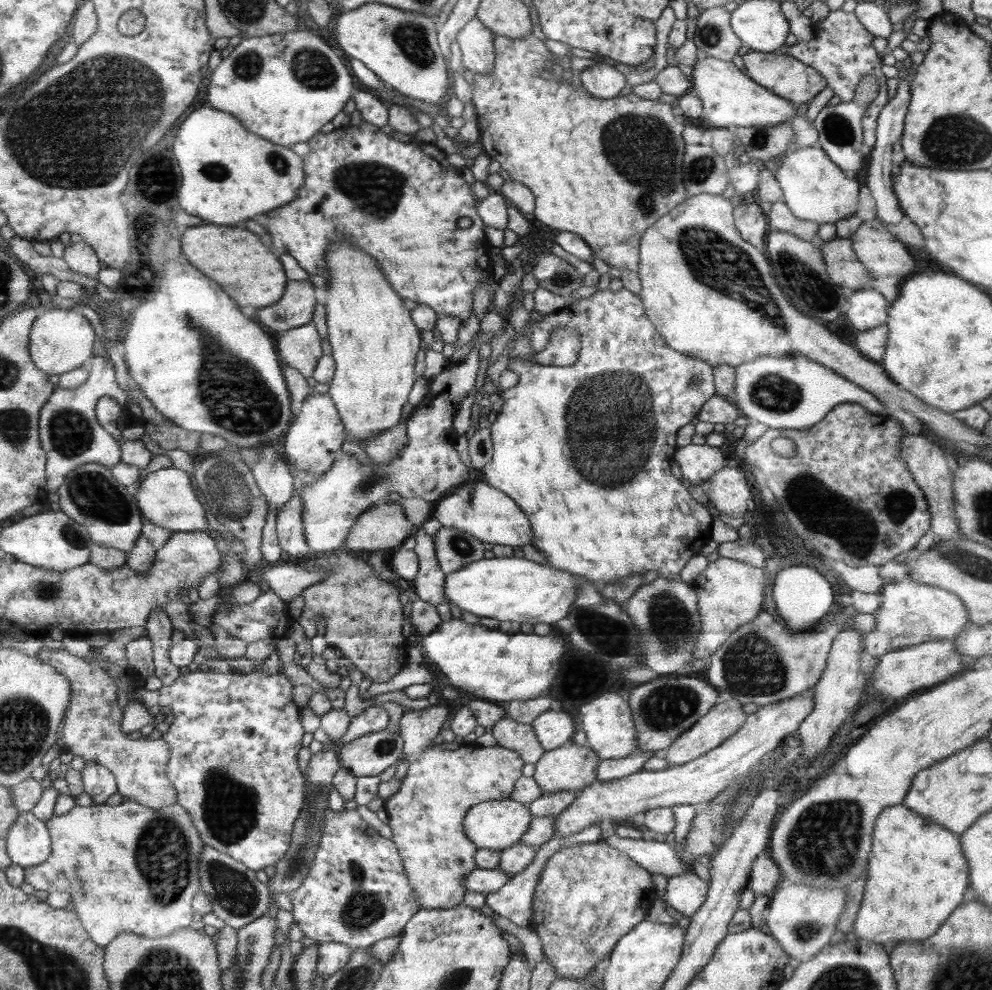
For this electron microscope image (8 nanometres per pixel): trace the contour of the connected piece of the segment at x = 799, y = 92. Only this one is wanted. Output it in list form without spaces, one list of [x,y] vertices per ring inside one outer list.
[[[750,49],[742,57],[746,67],[746,74],[756,84],[760,84],[770,92],[776,93],[776,96],[789,100],[802,108],[805,108],[821,90],[827,87],[826,79],[820,72],[800,62],[790,54],[783,55],[781,52],[776,51],[760,52]]]

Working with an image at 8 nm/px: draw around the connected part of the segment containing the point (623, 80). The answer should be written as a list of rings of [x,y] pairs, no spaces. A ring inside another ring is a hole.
[[[599,62],[584,68],[580,80],[586,91],[600,99],[617,97],[620,90],[628,86],[627,77],[622,72],[613,66]]]

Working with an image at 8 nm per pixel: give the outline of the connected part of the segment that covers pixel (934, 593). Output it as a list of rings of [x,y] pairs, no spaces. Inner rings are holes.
[[[906,578],[900,584],[888,584],[880,593],[880,608],[875,613],[876,626],[872,632],[864,633],[861,642],[863,654],[878,658],[887,652],[928,641],[952,641],[971,622],[959,596],[943,588]]]

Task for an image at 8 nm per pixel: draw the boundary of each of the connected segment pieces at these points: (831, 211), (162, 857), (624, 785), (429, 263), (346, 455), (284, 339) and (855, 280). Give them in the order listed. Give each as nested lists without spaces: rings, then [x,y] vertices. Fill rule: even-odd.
[[[810,146],[790,151],[774,176],[783,191],[783,202],[798,219],[816,225],[835,224],[856,215],[858,211],[858,181],[848,178],[820,147]]]
[[[135,801],[118,806],[69,805],[62,816],[53,816],[45,825],[51,836],[50,856],[36,866],[24,869],[24,880],[35,890],[67,892],[84,930],[98,945],[105,947],[120,933],[160,938],[192,924],[192,901],[201,890],[199,862],[203,840],[180,804],[152,810]]]
[[[814,687],[790,699],[783,699],[759,708],[755,714],[747,716],[745,723],[720,747],[696,757],[680,766],[664,770],[640,770],[624,778],[592,784],[577,791],[574,802],[566,811],[558,815],[553,836],[566,838],[582,832],[584,828],[600,825],[604,820],[614,823],[646,813],[652,809],[672,807],[677,804],[693,804],[701,807],[716,798],[725,788],[737,784],[739,777],[751,774],[764,758],[789,736],[796,734],[802,721],[814,708]]]
[[[369,122],[362,123],[360,127],[352,125],[346,127],[335,128],[330,133],[316,133],[310,140],[309,145],[311,152],[303,157],[304,167],[304,184],[300,187],[298,195],[292,200],[292,203],[286,204],[278,210],[266,214],[268,216],[268,232],[272,234],[272,242],[278,248],[278,252],[282,254],[290,254],[299,266],[308,273],[308,275],[316,275],[330,279],[330,271],[328,271],[328,263],[326,263],[327,248],[338,242],[348,242],[357,246],[364,254],[372,256],[374,264],[378,264],[380,272],[386,276],[396,294],[402,300],[408,298],[419,305],[424,304],[429,306],[437,312],[438,316],[445,314],[446,316],[453,316],[454,318],[461,318],[466,321],[471,315],[472,309],[472,292],[492,275],[490,268],[490,258],[488,258],[488,250],[490,250],[489,242],[485,236],[485,225],[482,223],[479,214],[477,213],[476,203],[471,194],[471,186],[466,183],[462,177],[461,169],[452,166],[447,159],[447,154],[434,143],[412,144],[410,142],[401,142],[390,136],[389,130],[383,129]],[[468,217],[472,220],[470,228],[461,230],[457,227],[458,221],[461,218]]]
[[[471,354],[460,362],[449,364],[428,382],[427,394],[414,406],[404,422],[408,435],[407,446],[399,450],[391,462],[368,466],[352,453],[344,451],[324,476],[301,490],[303,531],[312,554],[344,547],[356,519],[369,507],[388,499],[390,492],[398,492],[402,498],[423,498],[428,502],[437,502],[469,481],[470,468],[460,461],[454,448],[459,436],[452,422],[459,404],[475,386],[476,378],[478,360]]]
[[[312,322],[281,333],[275,347],[282,364],[296,368],[306,378],[313,376],[318,359],[323,355],[321,339]]]
[[[850,238],[816,241],[822,252],[824,265],[830,278],[845,290],[866,288],[871,281],[866,267],[857,260]]]

